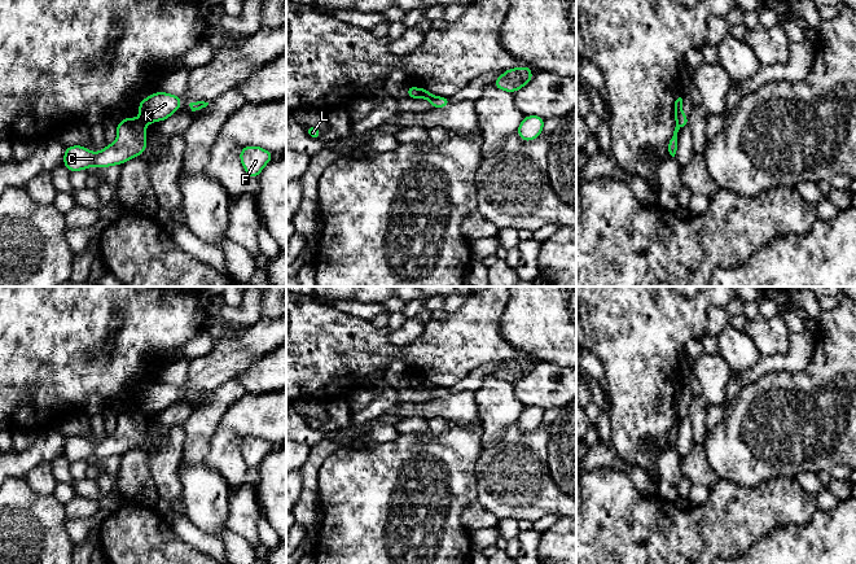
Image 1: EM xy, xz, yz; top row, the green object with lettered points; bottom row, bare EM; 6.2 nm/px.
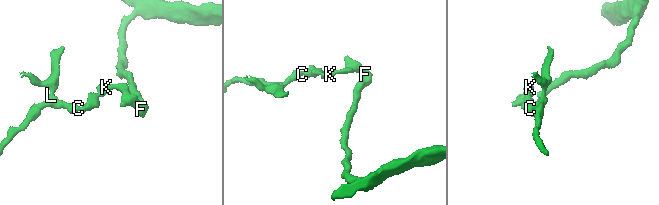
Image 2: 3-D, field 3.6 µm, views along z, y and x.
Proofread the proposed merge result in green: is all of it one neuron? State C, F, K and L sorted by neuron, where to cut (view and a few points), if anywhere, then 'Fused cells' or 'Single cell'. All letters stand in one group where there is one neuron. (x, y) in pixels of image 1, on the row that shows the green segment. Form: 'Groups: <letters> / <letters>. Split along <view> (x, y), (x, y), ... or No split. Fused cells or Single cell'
Groups: C L / F K. Split along xy (140, 121), (144, 126). Fused cells

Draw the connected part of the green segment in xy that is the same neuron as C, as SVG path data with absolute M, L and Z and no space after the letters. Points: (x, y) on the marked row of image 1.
M128 117L117 124L118 141L109 144L100 153L92 153L85 147L67 147L63 156L63 165L74 172L88 170L91 165L98 169L123 162L144 153L148 143L145 139L146 128L141 121Z

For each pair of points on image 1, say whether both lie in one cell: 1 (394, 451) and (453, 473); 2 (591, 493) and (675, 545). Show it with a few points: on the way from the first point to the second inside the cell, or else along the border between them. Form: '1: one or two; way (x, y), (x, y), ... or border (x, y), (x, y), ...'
1: one; way (408, 466), (416, 473), (439, 473)
2: one; way (611, 512), (633, 534), (654, 536)

